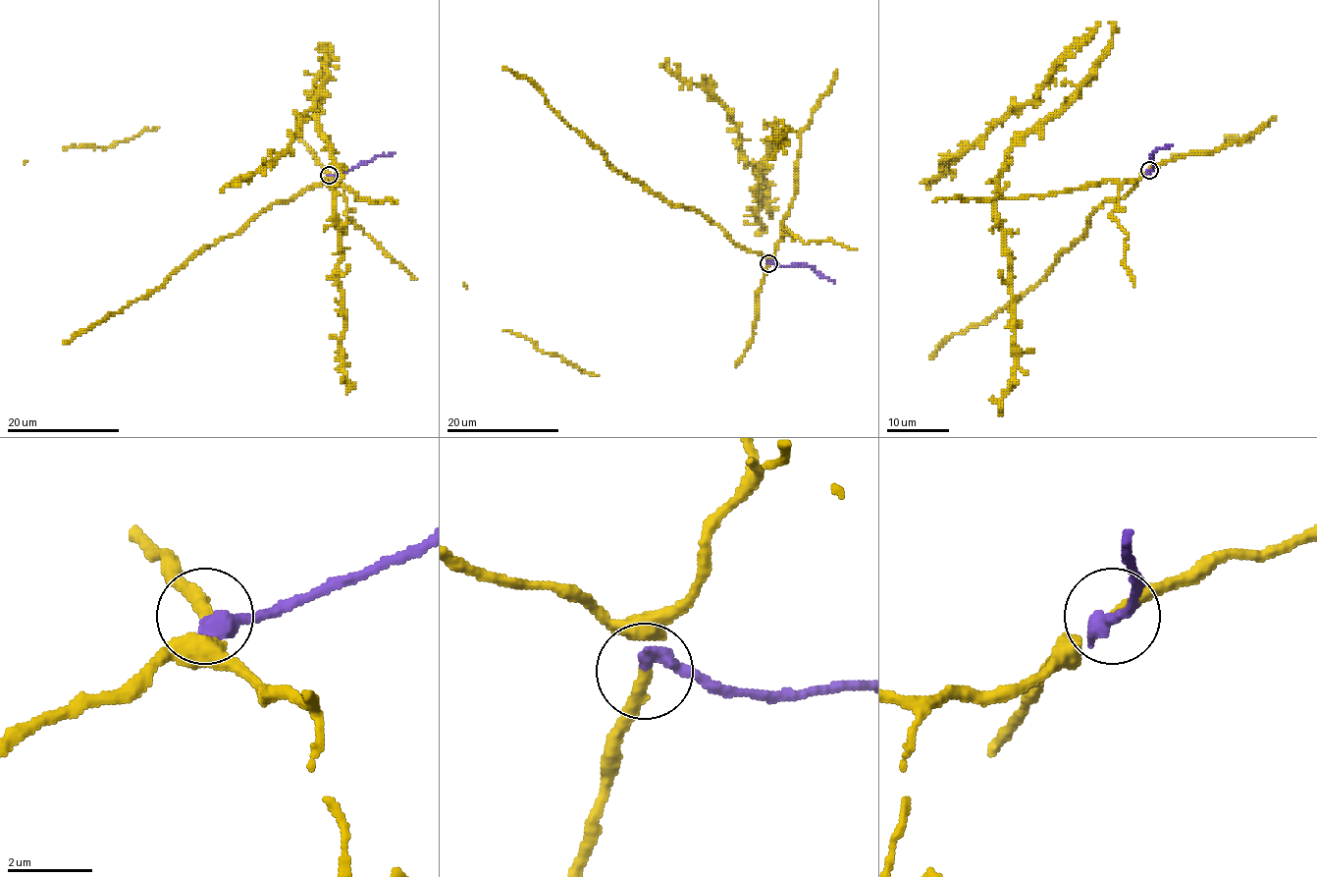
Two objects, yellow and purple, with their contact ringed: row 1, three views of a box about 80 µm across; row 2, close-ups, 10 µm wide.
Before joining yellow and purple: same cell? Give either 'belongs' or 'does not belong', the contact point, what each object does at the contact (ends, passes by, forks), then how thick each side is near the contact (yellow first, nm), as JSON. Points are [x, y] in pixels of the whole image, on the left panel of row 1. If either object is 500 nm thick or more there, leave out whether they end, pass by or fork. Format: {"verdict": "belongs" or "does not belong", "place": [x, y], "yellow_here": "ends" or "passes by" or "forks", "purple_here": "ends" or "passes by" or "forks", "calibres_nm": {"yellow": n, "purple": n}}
{"verdict": "does not belong", "place": [329, 175], "yellow_here": "passes by", "purple_here": "ends", "calibres_nm": {"yellow": 220, "purple": 440}}

